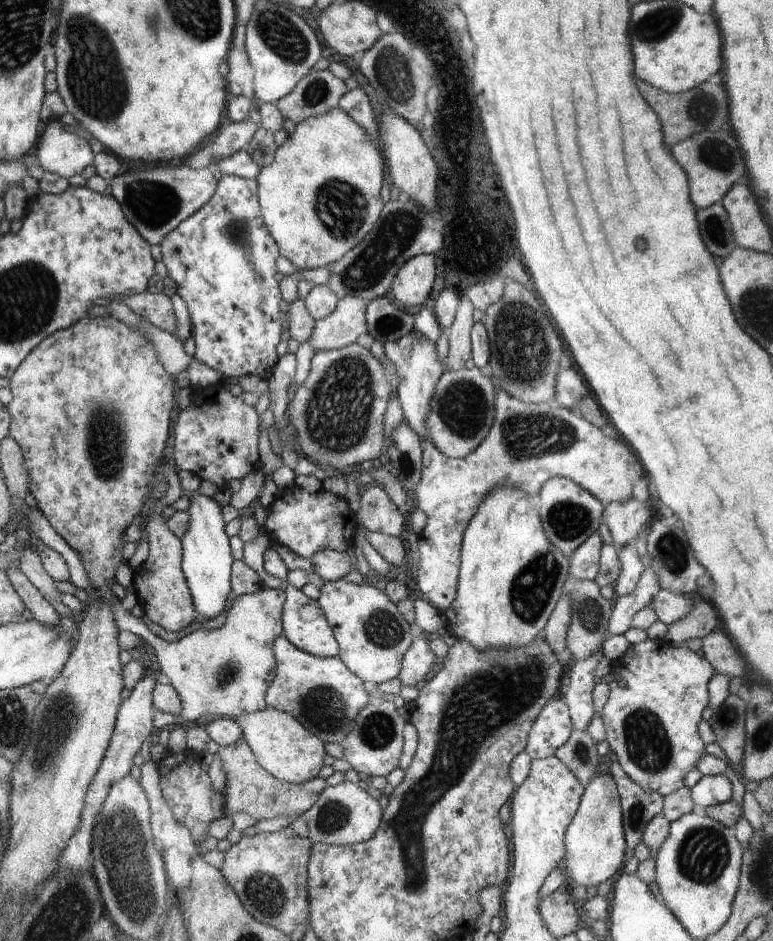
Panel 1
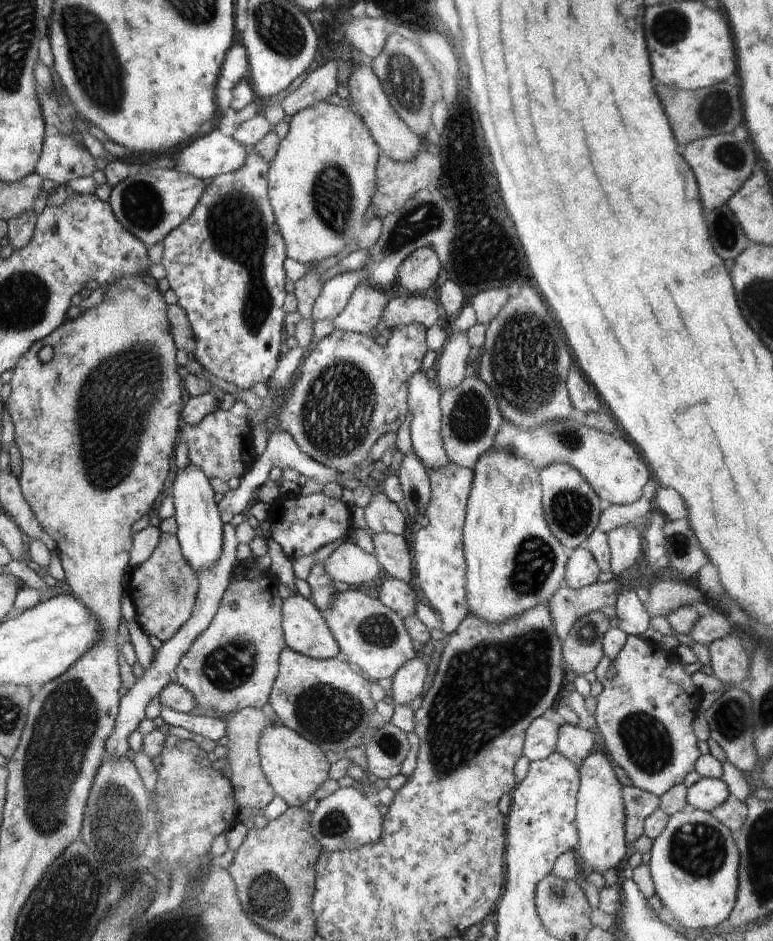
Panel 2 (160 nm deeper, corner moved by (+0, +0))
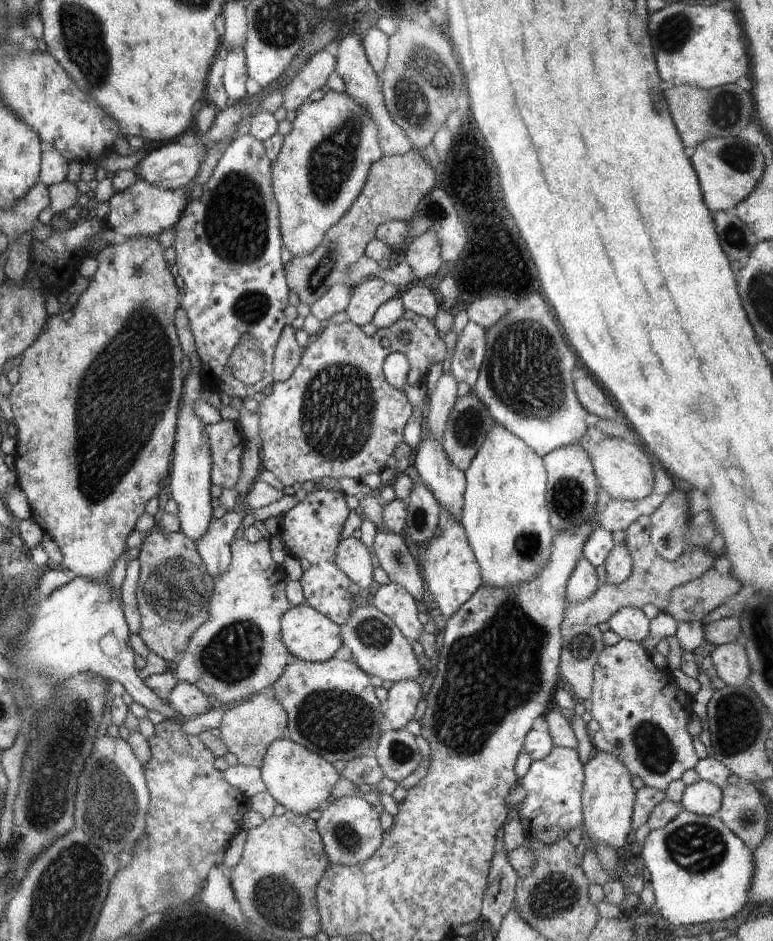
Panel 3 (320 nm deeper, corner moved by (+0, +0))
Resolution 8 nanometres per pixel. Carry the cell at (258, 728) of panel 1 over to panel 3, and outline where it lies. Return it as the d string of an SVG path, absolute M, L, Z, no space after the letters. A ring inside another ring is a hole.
M289 738L272 742L260 770L267 791L274 800L297 815L307 815L310 810L322 809L327 803L326 798L331 795L331 790L341 777L332 763Z

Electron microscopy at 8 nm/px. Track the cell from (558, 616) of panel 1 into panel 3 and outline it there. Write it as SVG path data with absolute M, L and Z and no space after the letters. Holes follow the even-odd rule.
M639 516L625 530L627 538L625 545L628 554L633 560L633 569L629 577L619 585L605 583L597 588L597 591L584 602L568 604L565 609L563 629L572 625L597 626L602 622L608 622L620 609L634 607L642 609L646 604L656 606L662 613L666 612L672 590L687 582L698 578L704 571L714 566L716 556L708 553L702 547L686 549L676 560L664 560L655 550L651 543L651 518Z

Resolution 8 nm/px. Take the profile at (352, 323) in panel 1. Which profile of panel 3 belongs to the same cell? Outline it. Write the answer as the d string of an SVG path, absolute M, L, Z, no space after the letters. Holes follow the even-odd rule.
M380 277L366 279L352 288L346 310L348 320L357 327L373 322L373 316L382 304L398 294L398 286Z

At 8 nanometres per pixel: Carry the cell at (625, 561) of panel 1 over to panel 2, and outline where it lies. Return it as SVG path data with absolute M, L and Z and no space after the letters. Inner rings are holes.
M628 580L622 586L620 594L615 604L615 616L618 617L618 628L623 630L627 635L640 636L651 628L649 619L651 616L645 609L640 599L635 593L635 589L630 586Z

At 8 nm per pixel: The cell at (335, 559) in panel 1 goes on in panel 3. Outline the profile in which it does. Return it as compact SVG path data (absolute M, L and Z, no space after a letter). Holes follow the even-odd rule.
M352 535L339 542L335 565L365 593L372 584L374 562L366 545Z

